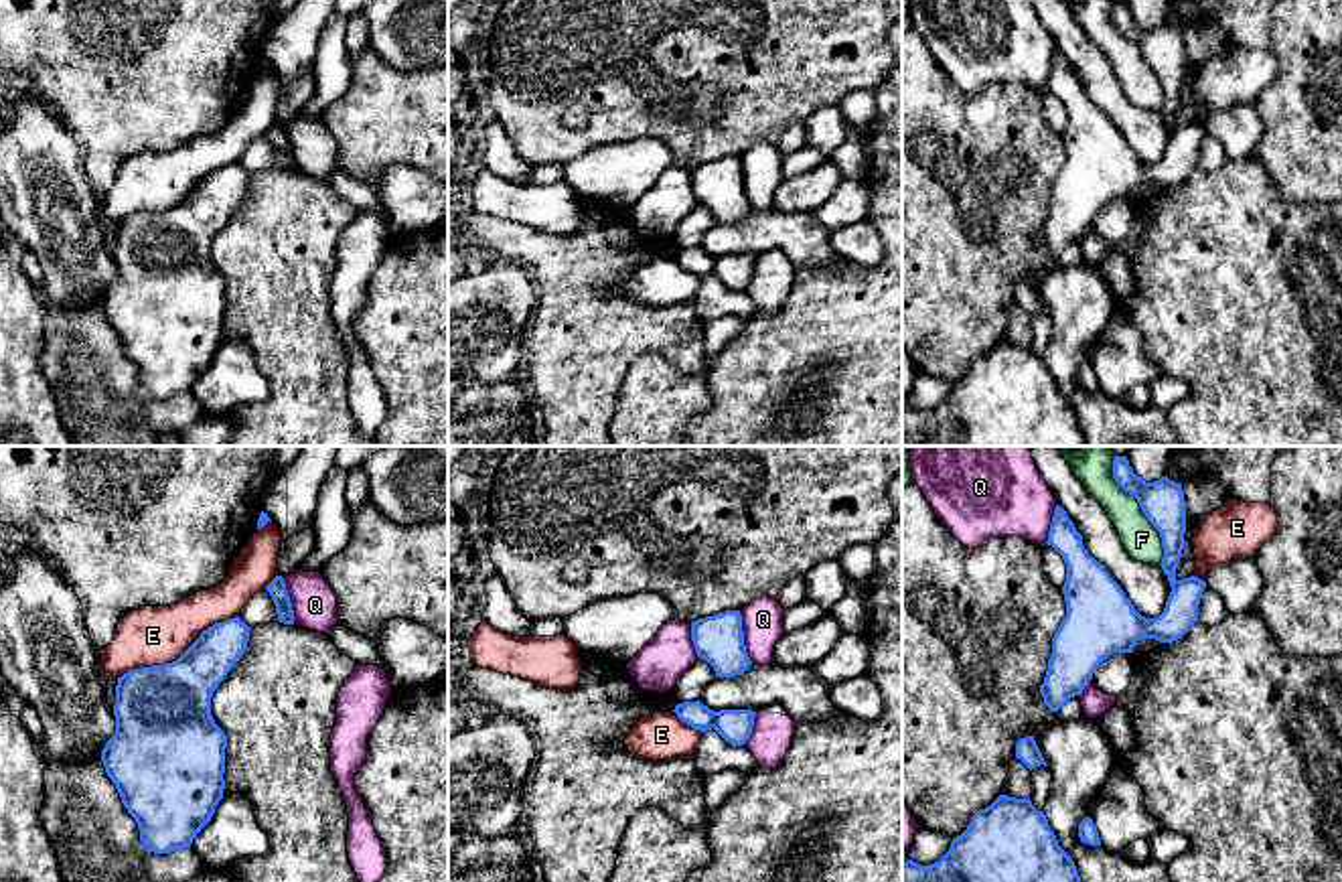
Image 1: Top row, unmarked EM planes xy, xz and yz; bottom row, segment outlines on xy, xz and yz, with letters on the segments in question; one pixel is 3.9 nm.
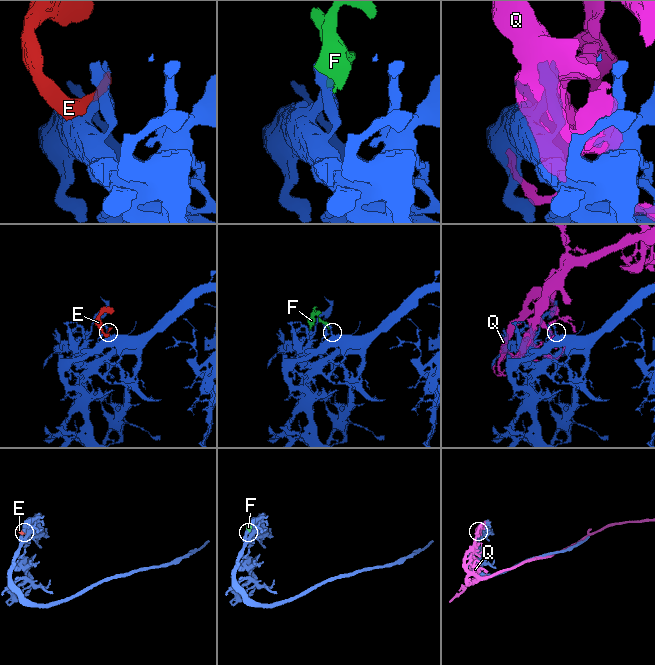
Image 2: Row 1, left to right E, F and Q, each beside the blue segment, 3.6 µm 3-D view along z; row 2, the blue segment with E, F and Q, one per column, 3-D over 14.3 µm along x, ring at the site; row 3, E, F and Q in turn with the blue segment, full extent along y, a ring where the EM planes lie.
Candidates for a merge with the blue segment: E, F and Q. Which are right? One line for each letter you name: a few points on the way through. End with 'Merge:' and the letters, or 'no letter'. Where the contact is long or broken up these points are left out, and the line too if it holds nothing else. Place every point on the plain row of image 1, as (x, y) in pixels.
Merge: no letter

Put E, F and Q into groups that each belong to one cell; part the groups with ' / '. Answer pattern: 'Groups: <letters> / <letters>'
Groups: E F Q

